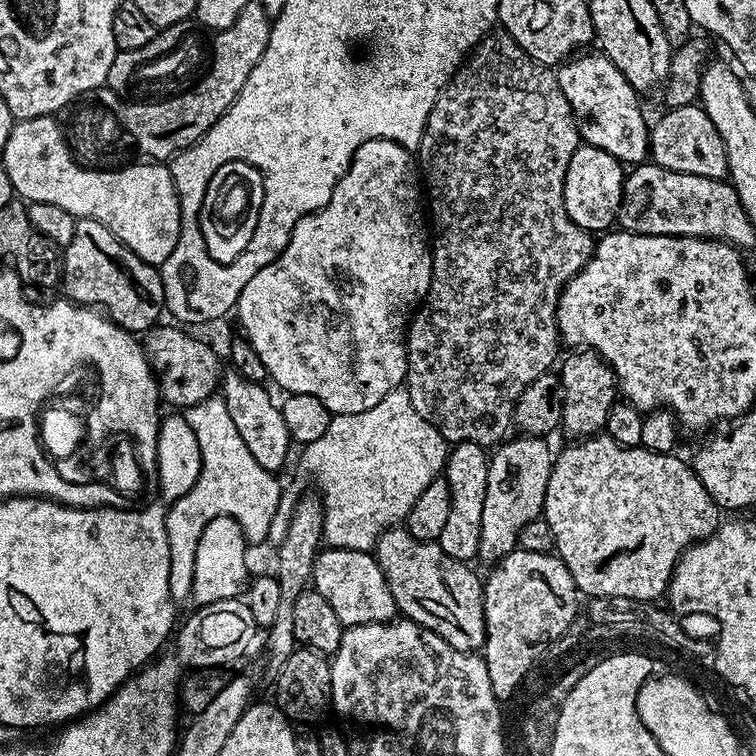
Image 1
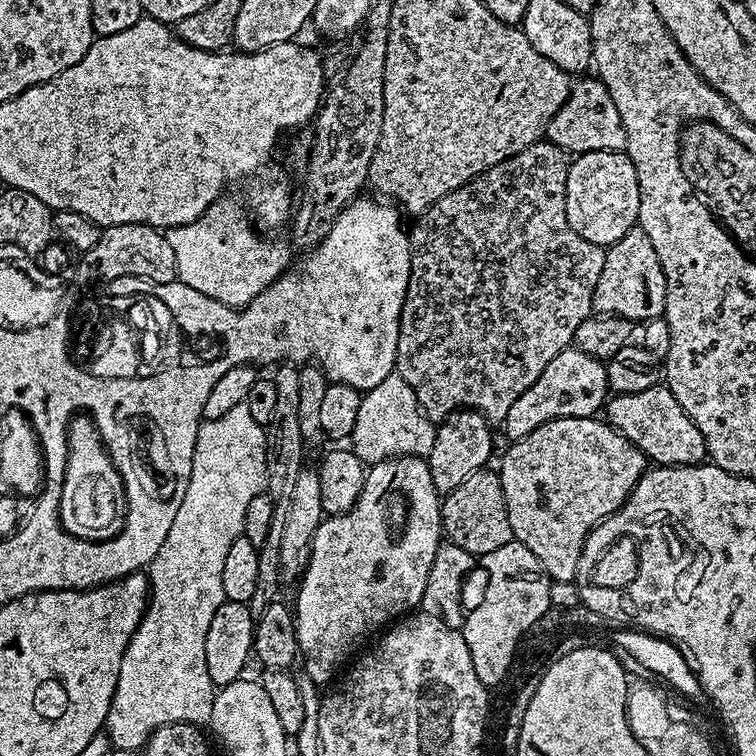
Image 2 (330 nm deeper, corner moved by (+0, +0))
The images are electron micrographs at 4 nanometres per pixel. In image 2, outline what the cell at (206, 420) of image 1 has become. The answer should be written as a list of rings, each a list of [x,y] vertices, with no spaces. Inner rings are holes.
[[[234,406],[222,418],[204,420],[194,442],[194,458],[190,470],[190,482],[186,486],[186,498],[174,514],[170,534],[166,542],[154,554],[152,563],[146,569],[150,585],[148,607],[140,625],[134,630],[118,670],[118,686],[110,702],[106,721],[108,743],[118,751],[131,754],[143,749],[159,728],[167,724],[195,724],[204,726],[212,719],[214,698],[217,689],[206,670],[206,630],[214,610],[225,602],[222,590],[222,566],[230,545],[243,533],[246,509],[268,486],[266,482],[266,438],[265,425],[254,422],[247,406]]]

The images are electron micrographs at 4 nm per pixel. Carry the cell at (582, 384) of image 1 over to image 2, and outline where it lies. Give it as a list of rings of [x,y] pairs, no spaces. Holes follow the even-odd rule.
[[[638,226],[631,228],[605,251],[602,274],[598,274],[598,286],[594,286],[593,309],[633,322],[647,322],[663,317],[665,298],[666,282],[658,254],[654,254],[654,245]]]

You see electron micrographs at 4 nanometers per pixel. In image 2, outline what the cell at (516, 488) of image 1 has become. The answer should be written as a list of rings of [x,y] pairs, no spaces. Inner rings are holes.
[[[574,346],[564,348],[562,354],[557,354],[550,361],[550,366],[542,370],[538,382],[534,382],[534,386],[530,386],[530,390],[526,390],[526,394],[522,394],[514,406],[510,406],[502,425],[507,439],[514,441],[526,438],[526,434],[538,430],[538,426],[563,416],[596,416],[610,396],[605,365],[605,361],[582,354],[582,350]]]

